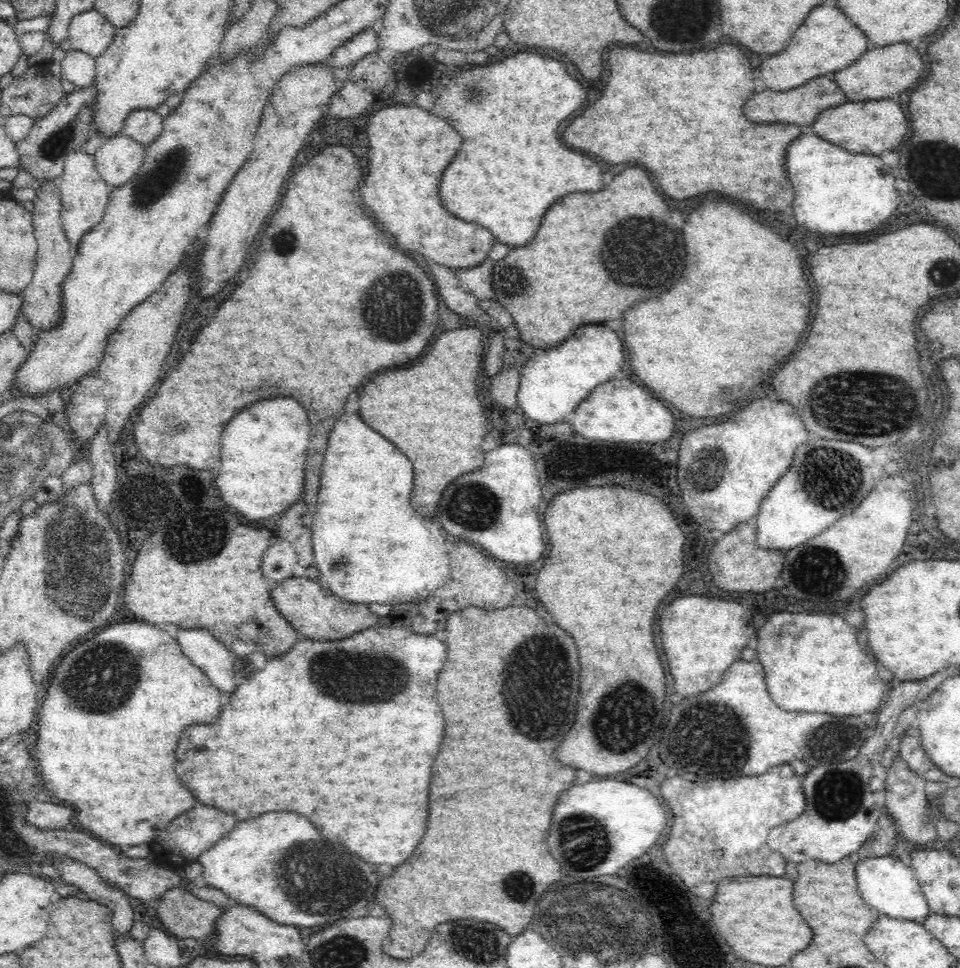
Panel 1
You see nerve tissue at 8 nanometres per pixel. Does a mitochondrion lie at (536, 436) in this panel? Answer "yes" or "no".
no

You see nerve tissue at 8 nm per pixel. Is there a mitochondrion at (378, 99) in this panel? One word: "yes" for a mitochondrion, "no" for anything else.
no

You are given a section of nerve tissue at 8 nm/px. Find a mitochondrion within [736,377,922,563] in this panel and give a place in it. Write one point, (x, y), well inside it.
(823, 467)

